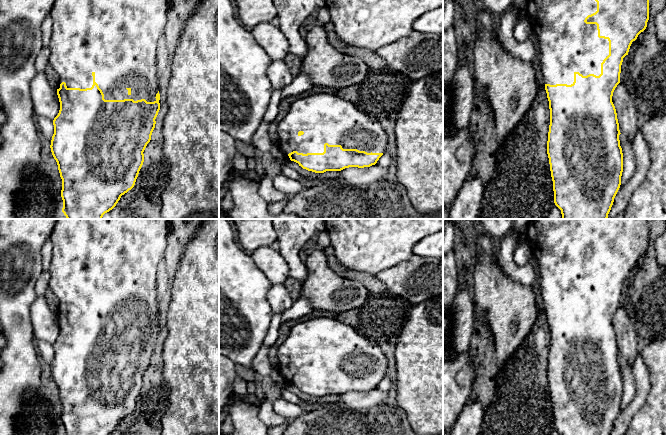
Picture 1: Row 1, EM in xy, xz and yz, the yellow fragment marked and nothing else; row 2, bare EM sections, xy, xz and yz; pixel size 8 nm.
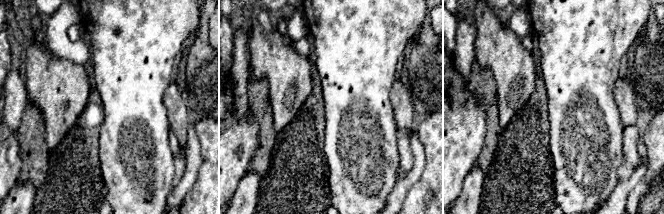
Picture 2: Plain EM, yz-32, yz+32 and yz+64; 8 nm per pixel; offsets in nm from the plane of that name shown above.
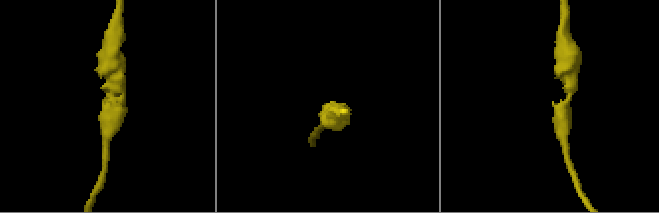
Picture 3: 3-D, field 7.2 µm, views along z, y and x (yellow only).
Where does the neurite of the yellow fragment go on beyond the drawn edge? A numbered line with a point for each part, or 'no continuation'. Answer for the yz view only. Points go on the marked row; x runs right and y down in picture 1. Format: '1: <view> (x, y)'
1: yz (567, 44)

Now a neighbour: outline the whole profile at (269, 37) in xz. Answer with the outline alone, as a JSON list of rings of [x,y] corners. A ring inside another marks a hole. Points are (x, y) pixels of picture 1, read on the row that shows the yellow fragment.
[[[264,22],[250,30],[255,42],[265,50],[271,61],[284,60],[290,53],[289,42],[279,27]]]

